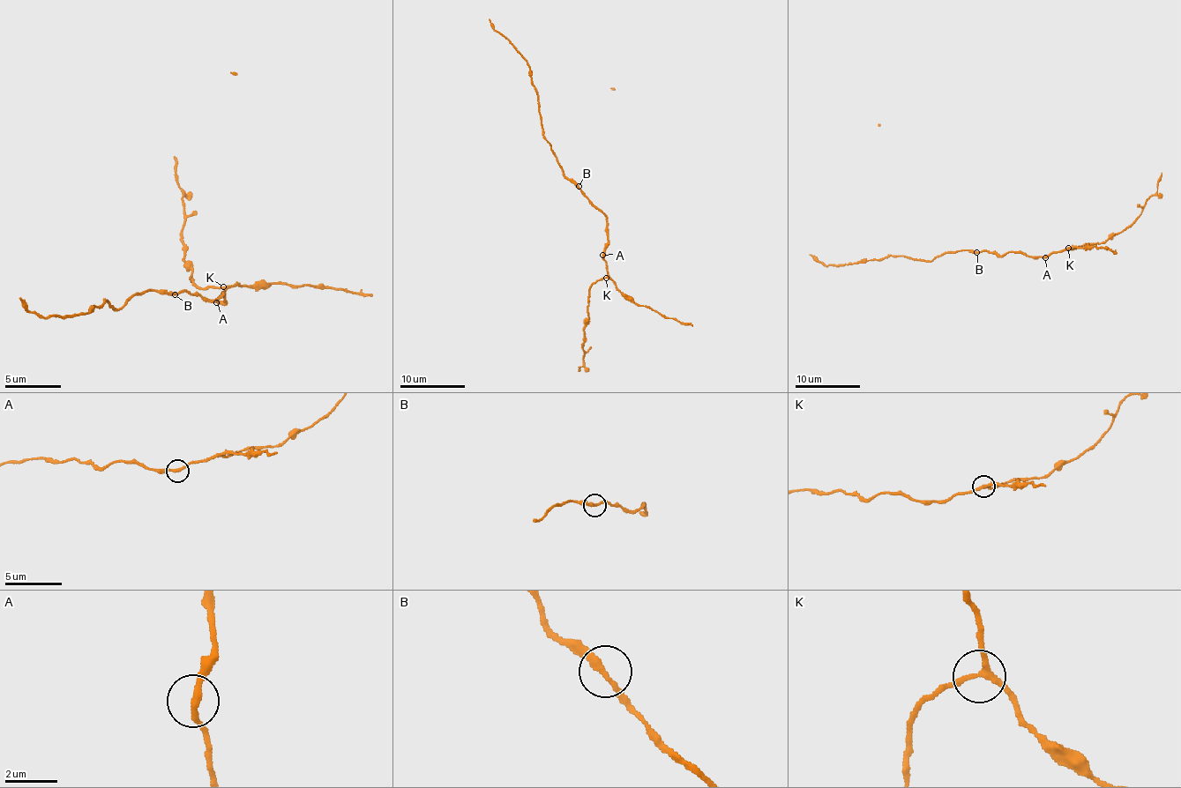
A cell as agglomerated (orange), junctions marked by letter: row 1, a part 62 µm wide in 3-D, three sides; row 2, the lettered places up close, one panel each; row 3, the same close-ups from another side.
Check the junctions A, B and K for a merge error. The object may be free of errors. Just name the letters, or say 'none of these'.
K

